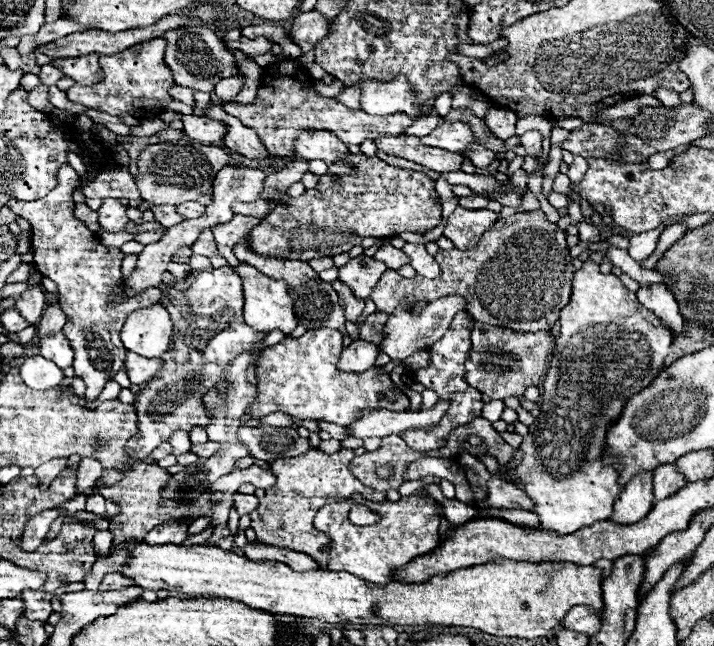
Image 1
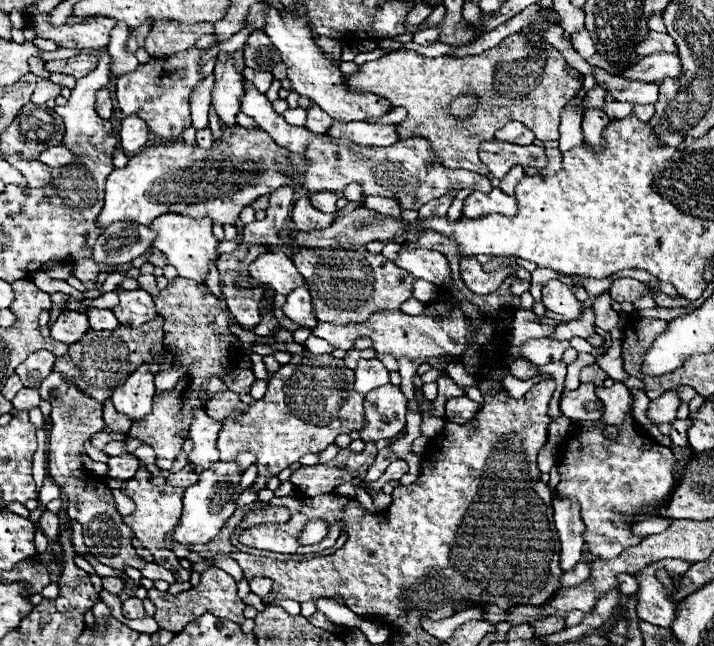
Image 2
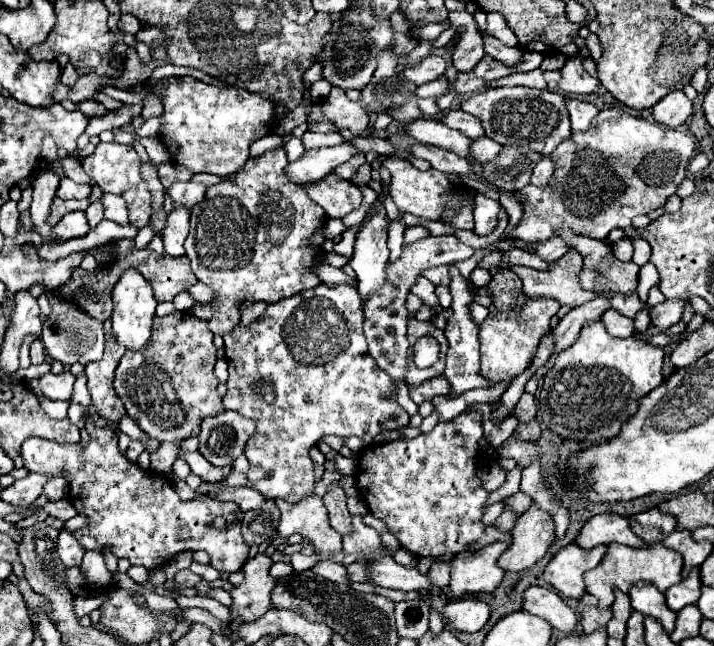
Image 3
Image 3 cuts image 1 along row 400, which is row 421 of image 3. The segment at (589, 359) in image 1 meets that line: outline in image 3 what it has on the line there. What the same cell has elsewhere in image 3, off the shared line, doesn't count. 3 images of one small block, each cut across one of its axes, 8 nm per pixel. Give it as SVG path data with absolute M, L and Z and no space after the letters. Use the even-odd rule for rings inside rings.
M602 322L586 324L578 336L578 340L564 350L554 366L546 372L542 378L542 386L538 392L538 408L542 422L560 438L592 444L602 438L614 438L622 424L628 422L628 418L638 410L640 398L644 398L648 392L652 392L656 386L664 382L662 376L662 362L664 362L664 350L658 346L652 346L650 342L636 340L636 338L614 338L606 332Z

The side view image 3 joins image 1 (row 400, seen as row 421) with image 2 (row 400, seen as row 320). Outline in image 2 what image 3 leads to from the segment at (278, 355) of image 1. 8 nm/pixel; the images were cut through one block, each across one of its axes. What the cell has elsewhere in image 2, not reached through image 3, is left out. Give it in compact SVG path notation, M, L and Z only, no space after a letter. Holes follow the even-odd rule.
M302 350L298 358L280 366L280 370L270 374L264 398L254 400L254 404L238 402L232 414L224 418L218 436L220 460L228 462L240 452L254 452L258 466L254 488L262 490L270 476L298 462L300 456L322 452L340 434L362 432L366 420L362 408L364 396L354 390L354 372L340 368L346 368L342 358L312 354L308 350Z

